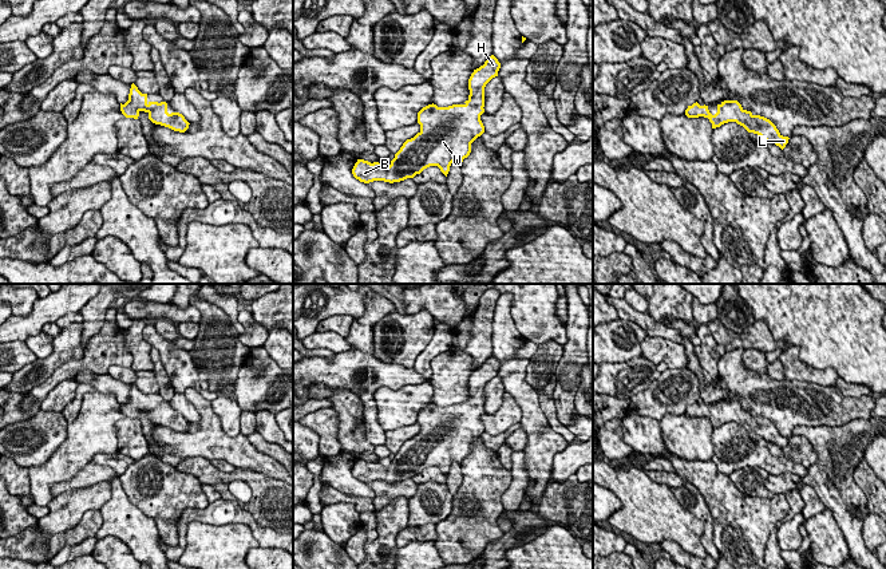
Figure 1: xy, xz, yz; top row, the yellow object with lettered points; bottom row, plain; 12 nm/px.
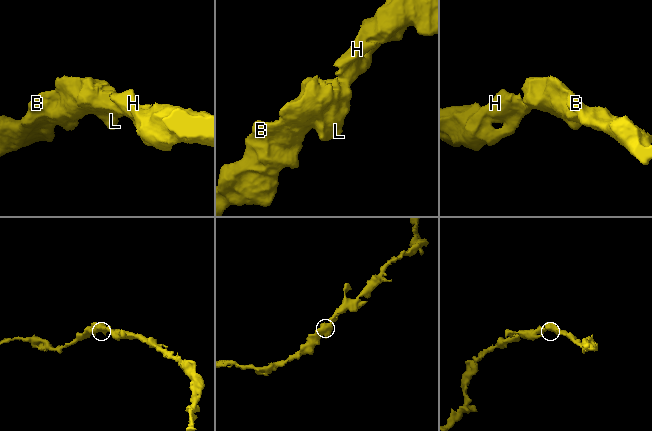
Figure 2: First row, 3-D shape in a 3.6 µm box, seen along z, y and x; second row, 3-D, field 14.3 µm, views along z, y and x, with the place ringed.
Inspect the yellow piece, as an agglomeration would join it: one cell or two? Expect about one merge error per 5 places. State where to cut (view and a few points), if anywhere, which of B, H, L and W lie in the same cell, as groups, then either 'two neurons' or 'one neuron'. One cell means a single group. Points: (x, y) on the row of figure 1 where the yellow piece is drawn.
no cut; B H L W; one neuron

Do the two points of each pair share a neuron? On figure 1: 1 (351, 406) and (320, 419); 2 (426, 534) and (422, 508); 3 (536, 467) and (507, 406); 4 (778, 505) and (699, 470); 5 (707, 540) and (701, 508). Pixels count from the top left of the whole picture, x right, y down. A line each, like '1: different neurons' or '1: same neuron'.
1: different neurons
2: different neurons
3: different neurons
4: same neuron
5: same neuron

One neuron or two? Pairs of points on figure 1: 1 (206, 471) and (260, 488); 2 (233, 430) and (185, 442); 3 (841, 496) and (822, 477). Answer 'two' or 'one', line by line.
1: one
2: two
3: one

